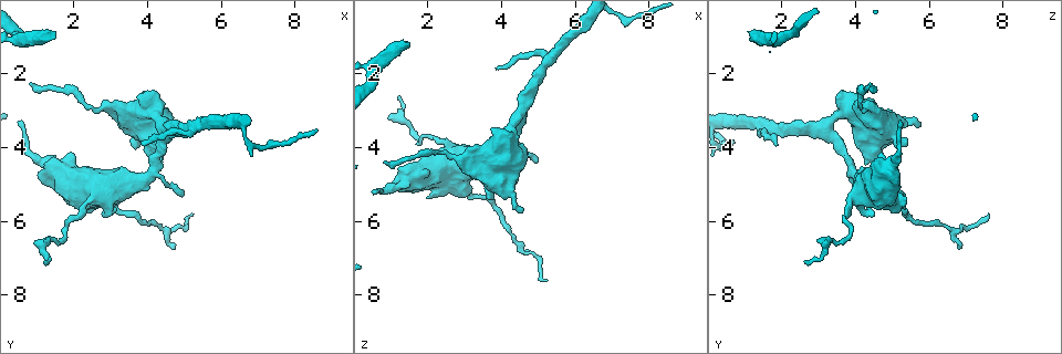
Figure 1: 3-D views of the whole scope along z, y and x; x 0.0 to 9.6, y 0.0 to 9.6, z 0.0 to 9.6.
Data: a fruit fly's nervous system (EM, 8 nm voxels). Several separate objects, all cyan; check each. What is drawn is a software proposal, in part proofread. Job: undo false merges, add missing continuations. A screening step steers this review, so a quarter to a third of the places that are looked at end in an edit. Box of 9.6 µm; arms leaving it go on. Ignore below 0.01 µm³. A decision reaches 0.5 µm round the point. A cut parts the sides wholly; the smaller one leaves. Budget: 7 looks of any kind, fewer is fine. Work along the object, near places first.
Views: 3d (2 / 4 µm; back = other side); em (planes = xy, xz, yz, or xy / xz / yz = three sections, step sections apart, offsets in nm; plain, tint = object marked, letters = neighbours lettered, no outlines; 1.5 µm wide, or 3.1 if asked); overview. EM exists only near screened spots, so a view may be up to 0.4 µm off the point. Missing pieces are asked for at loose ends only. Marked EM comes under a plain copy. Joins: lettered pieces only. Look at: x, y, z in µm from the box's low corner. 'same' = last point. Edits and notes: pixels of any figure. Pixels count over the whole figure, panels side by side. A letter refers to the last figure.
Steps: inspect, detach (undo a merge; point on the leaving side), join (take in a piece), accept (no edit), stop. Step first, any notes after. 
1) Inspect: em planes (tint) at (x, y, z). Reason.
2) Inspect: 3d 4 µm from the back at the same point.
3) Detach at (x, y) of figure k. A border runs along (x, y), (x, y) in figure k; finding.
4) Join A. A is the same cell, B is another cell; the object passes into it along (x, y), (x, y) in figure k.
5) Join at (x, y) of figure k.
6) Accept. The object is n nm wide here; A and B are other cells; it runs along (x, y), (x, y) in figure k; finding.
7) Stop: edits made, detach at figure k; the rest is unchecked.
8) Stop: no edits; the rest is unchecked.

Inspect: em planes (letters) at (5.20, 5.80, 7.60). Tapers out.

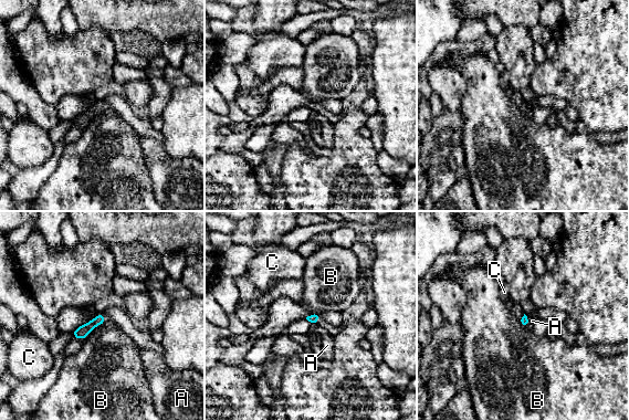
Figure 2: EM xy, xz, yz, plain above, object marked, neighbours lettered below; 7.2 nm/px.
Accept. The longest contact is with B, 70 nm; A, B and C are other cells; a border runs along (105, 323), (96, 325) in figure 2; none of them fits.

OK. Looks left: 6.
Inspect: em xz step 4 (tint) at (2.40, 5.60, 3.80). Thick turns thin.

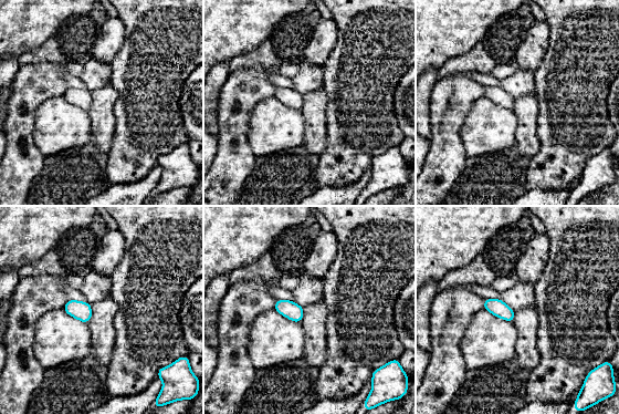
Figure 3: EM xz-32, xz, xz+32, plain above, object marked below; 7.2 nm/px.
Inspect: em xz step 4 (letters) at the same point. What lies round it.

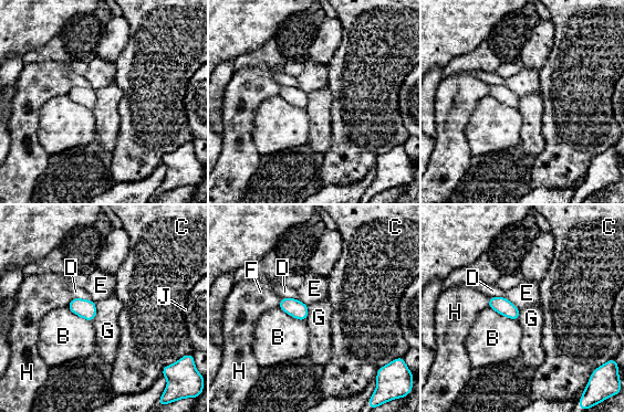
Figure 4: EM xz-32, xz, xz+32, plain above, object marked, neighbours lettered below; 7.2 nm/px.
Accept. The longest contact is with B, 240 nm; B, C, D, E, F, G, H and J are other cells; a border runs along (95, 303), (95, 317), (92, 321) in figure 4; one neuron here.

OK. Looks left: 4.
Inspect: 3d 2 µm at (4.15, 4.60, 3.95). Sharp bend.

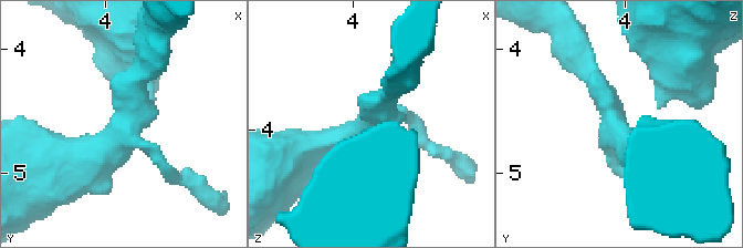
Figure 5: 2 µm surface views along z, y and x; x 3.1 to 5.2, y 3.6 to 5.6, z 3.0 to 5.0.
Inspect: em planes (letters) at (4.16, 4.62, 3.90). Shape alone is not enough.

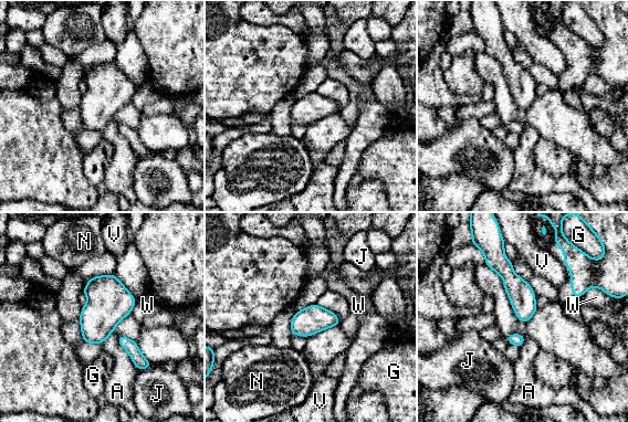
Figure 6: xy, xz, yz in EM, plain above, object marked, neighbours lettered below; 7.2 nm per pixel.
Accept. A, G, J, N, V and W are other cells; a border runs along (117, 336), (117, 343), (137, 369) in figure 6; continuous, no second neuron.

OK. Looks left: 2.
Stop: no edits; the rest is unchecked.

